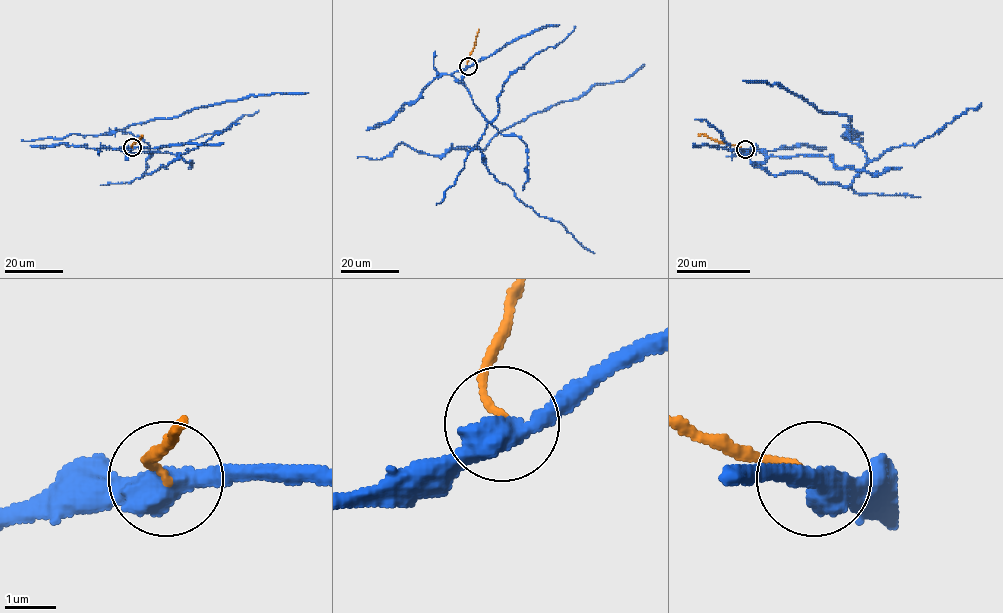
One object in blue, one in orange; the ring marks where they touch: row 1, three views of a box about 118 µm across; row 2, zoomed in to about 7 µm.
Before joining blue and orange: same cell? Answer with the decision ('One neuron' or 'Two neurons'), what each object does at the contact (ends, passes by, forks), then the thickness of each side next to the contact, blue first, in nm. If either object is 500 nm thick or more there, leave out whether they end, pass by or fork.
Two neurons. Thickness 500 nm (blue) against 130 nm

